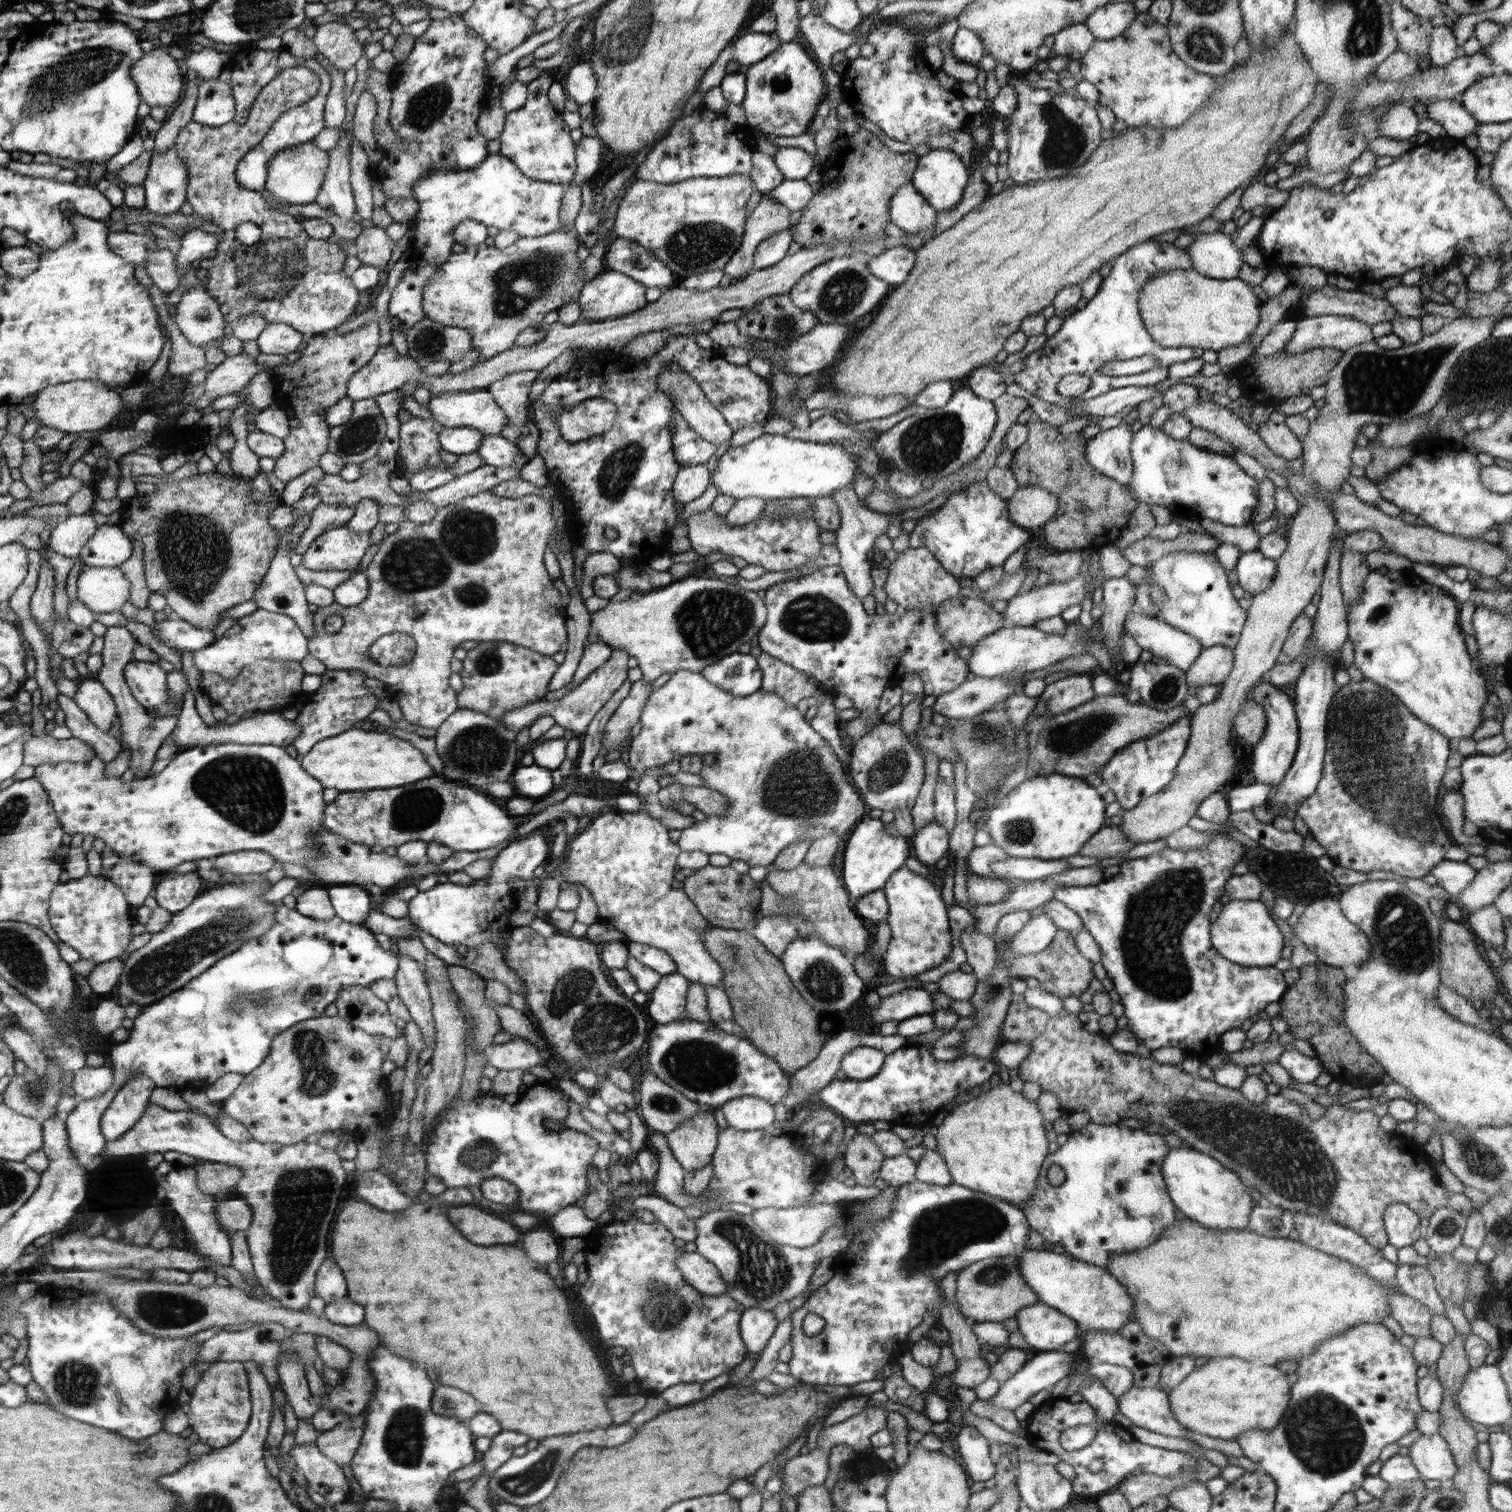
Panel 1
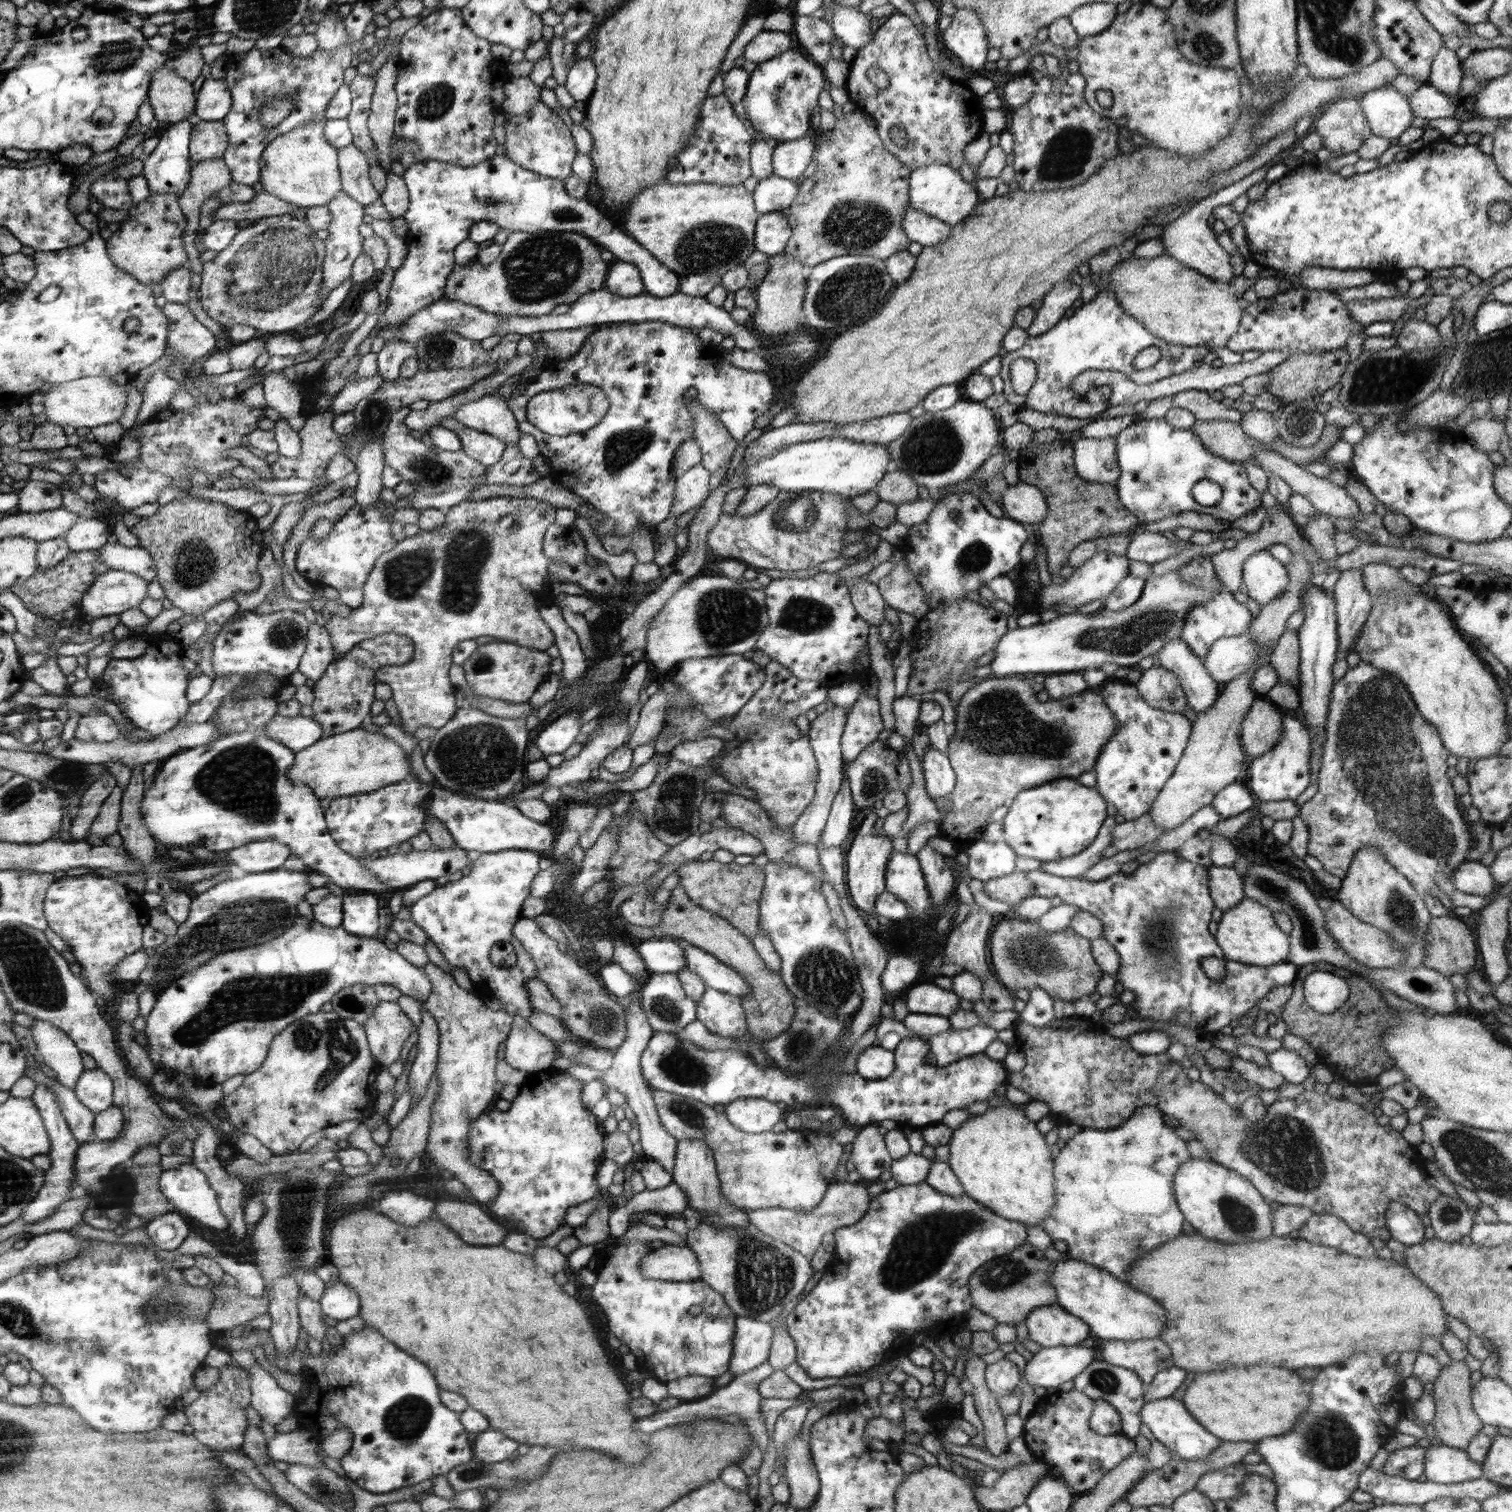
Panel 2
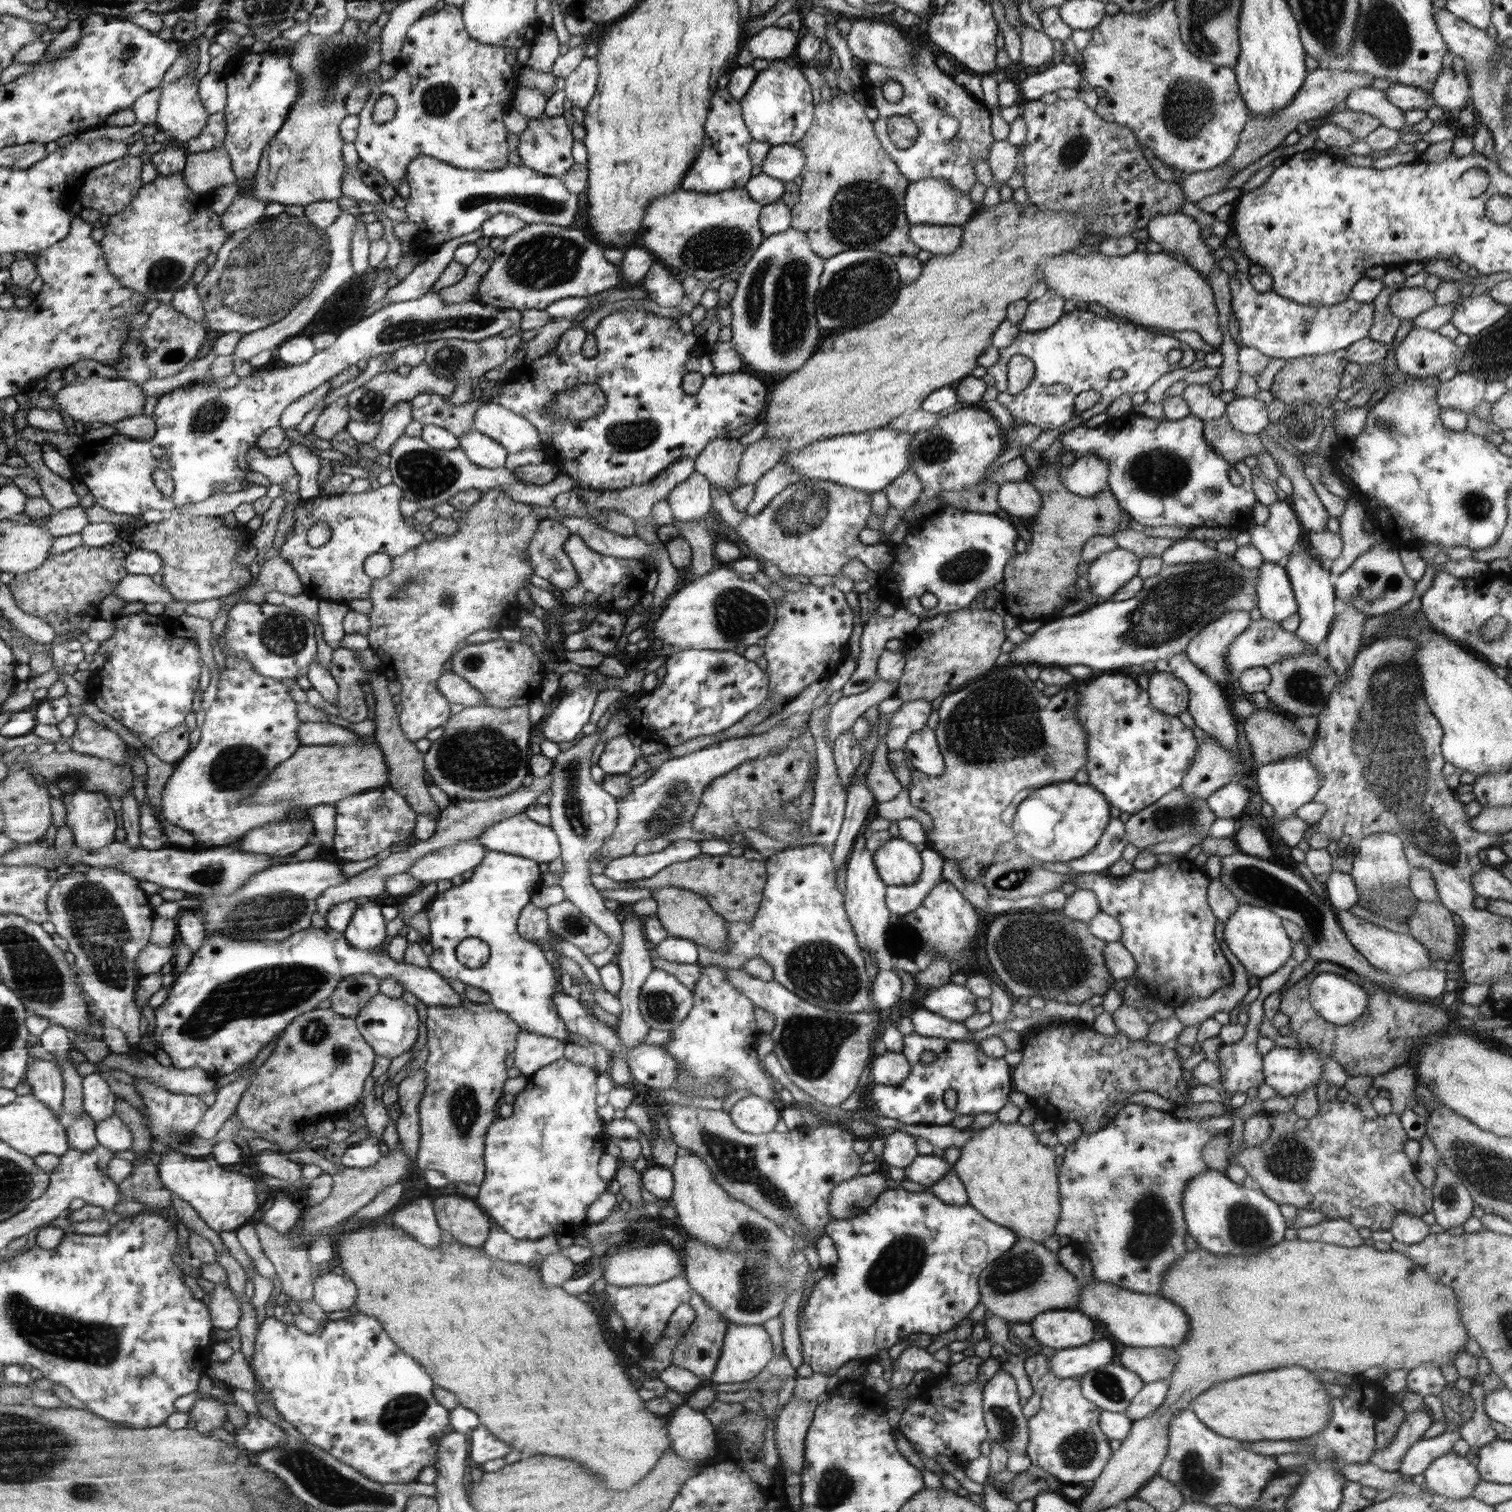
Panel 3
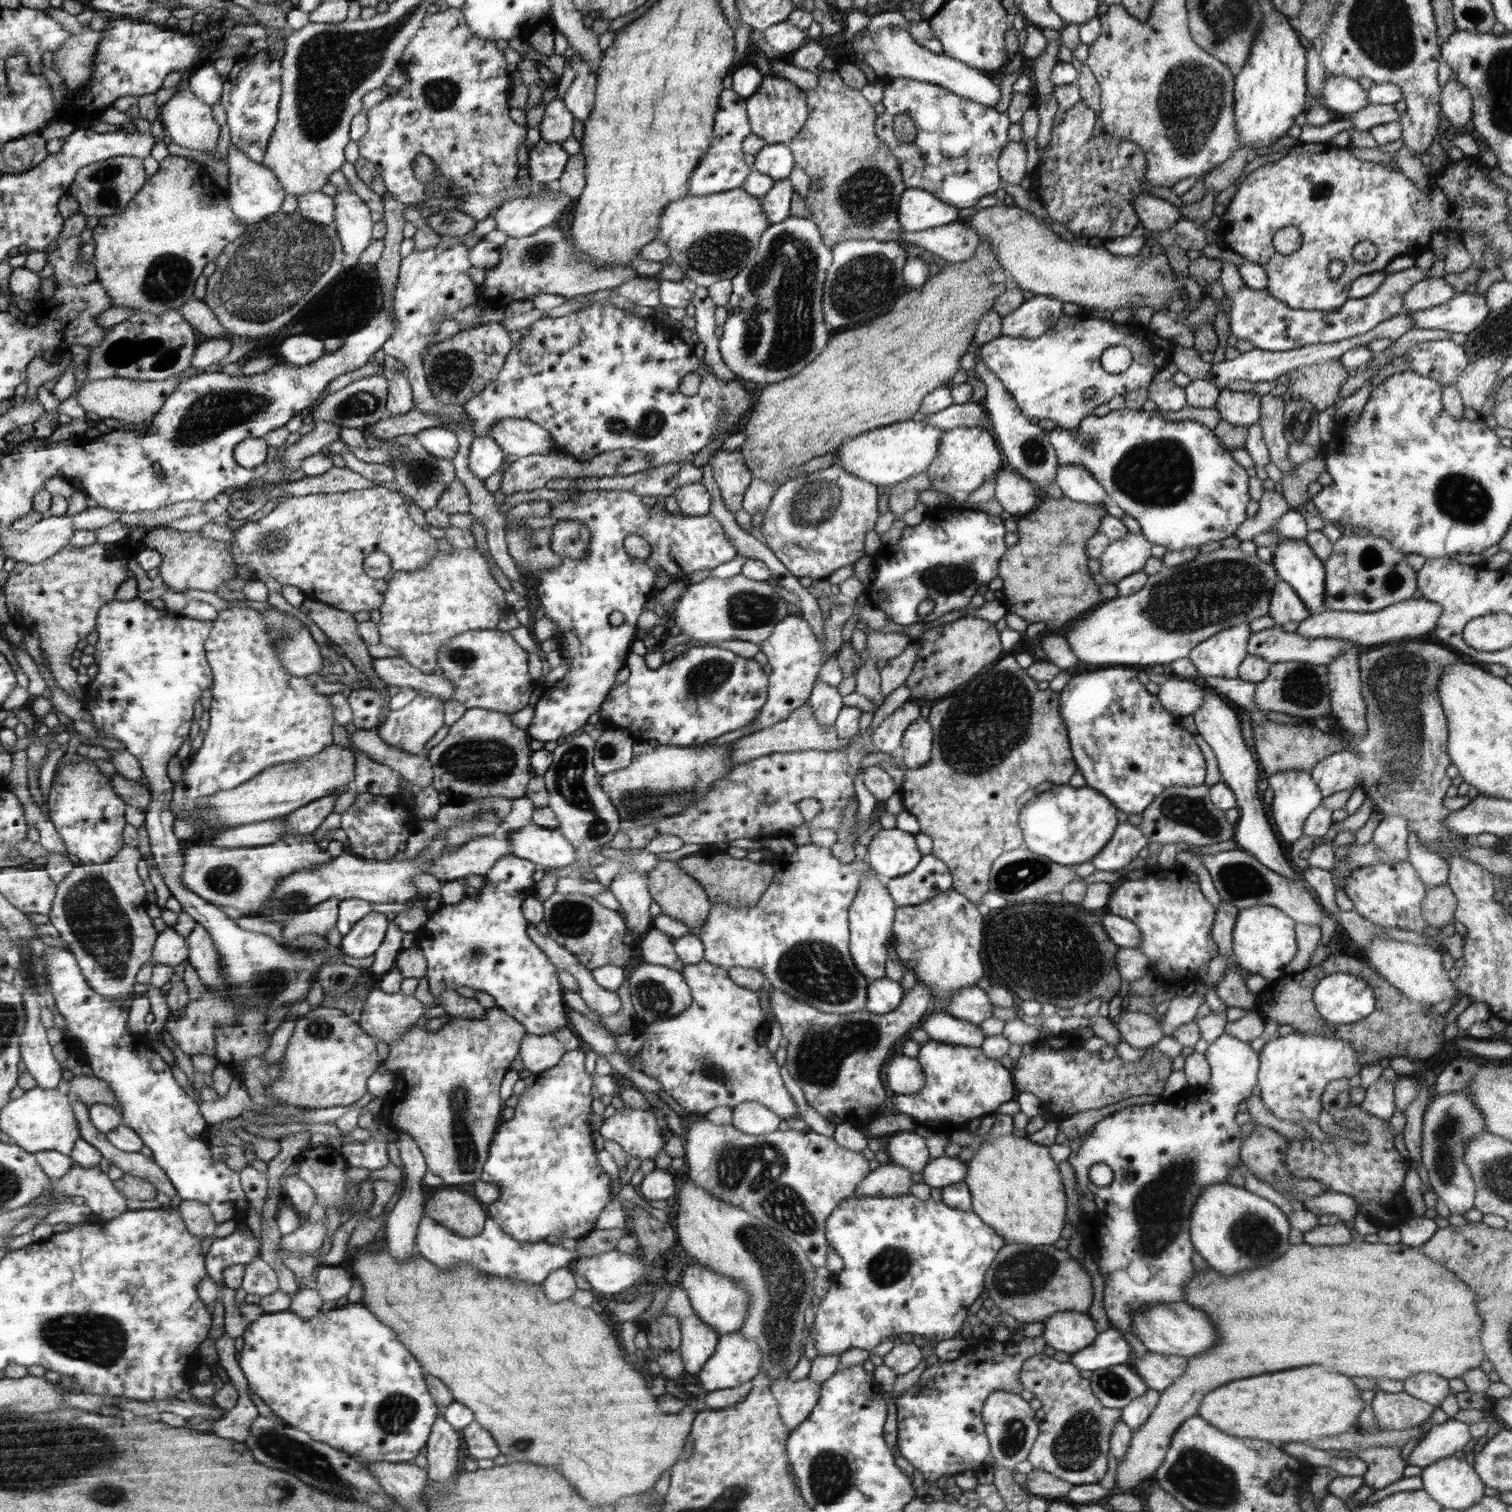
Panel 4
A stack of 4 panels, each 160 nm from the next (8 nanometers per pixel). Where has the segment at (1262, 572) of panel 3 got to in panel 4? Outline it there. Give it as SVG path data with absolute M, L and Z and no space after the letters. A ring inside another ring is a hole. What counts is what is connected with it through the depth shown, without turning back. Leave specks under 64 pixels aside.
M1280 580L1273 588L1268 615L1275 620L1276 625L1281 626L1290 620L1302 622L1311 612L1296 591L1284 580Z

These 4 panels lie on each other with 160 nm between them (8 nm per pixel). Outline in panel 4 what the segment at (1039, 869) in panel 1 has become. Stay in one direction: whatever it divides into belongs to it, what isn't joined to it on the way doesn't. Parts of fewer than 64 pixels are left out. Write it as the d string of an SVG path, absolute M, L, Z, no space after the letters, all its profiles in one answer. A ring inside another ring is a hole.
M1128 822L1120 823L1112 838L1108 841L1108 844L1094 857L1089 861L1098 869L1098 870L1109 870L1109 871L1118 871L1124 868L1127 864L1130 864L1132 860L1138 857L1138 852L1142 848L1146 848L1149 844L1147 839L1148 835L1145 835L1141 828L1134 826Z

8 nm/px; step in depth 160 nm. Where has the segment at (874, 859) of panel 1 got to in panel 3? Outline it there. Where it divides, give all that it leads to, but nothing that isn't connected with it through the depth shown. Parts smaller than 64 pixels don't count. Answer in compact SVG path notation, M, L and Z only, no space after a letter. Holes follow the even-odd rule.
M860 835L845 862L847 911L851 924L855 925L856 936L860 948L869 950L878 970L891 970L892 954L886 948L886 928L890 924L891 909L887 904L886 892L888 884L879 876L875 867L874 852L866 850L866 836Z

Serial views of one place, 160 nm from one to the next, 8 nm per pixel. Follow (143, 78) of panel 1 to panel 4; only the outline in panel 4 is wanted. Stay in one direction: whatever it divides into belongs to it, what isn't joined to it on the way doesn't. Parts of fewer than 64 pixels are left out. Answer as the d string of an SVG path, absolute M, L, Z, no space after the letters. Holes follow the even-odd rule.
M185 83L172 99L162 106L158 118L163 125L164 134L170 136L172 142L198 152L215 152L221 133L220 124L215 119L211 106L196 97L188 84Z

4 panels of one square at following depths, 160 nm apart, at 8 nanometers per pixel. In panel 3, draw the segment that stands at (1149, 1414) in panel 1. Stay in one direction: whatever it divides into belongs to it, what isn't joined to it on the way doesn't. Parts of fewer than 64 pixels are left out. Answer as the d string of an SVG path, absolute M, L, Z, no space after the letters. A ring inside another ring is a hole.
M1191 1408L1176 1412L1168 1428L1169 1449L1157 1474L1178 1488L1182 1501L1214 1508L1230 1505L1250 1511L1260 1501L1262 1488L1283 1476L1273 1456L1254 1452L1245 1447L1244 1441L1216 1434Z

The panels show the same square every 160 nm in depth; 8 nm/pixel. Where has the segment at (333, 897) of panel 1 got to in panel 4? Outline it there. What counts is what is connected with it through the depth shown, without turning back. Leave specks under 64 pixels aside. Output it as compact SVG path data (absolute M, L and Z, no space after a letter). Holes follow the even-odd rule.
M373 910L356 922L351 931L342 937L339 948L352 958L372 956L382 946L391 923L385 914Z

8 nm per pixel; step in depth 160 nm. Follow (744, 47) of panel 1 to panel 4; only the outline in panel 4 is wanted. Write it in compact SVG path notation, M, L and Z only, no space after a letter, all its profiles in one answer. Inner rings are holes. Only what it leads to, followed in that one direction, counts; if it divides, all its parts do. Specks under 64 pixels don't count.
M788 21L768 28L763 34L768 46L772 46L780 54L794 54L809 40L803 29Z

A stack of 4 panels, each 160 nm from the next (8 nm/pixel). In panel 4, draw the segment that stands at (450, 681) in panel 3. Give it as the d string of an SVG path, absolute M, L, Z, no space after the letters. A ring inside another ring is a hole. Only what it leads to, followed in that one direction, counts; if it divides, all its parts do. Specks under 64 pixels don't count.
M400 657L372 658L371 665L375 676L387 686L426 690L438 694L444 702L452 701L454 687L443 674L425 673Z

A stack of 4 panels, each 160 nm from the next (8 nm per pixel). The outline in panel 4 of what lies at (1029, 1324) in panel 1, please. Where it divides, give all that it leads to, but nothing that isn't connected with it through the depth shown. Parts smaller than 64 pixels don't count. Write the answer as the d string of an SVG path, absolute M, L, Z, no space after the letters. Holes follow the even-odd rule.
M1056 1312L1044 1322L1042 1338L1058 1352L1075 1353L1091 1346L1098 1332L1087 1313Z

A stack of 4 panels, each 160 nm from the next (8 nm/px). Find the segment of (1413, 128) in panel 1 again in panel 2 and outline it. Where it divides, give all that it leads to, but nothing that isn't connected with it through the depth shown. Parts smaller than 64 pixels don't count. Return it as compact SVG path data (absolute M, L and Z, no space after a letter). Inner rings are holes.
M1392 85L1370 90L1362 96L1362 111L1371 134L1389 138L1393 142L1410 128L1414 113L1408 98Z

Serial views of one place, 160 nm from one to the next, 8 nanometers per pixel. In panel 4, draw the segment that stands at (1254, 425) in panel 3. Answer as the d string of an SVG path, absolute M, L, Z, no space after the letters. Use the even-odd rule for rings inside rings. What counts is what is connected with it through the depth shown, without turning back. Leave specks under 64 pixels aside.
M1222 389L1215 404L1221 418L1235 424L1246 426L1259 422L1261 417L1261 397L1255 392L1245 393Z

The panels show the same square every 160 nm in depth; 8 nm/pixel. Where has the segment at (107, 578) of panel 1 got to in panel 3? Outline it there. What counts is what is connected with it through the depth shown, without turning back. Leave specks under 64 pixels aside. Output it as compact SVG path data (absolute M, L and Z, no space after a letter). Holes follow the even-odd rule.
M128 574L124 580L118 583L118 587L112 591L113 594L124 598L128 602L142 602L144 605L153 602L168 604L174 598L170 592L163 586L158 586L153 582L153 578L144 574Z

